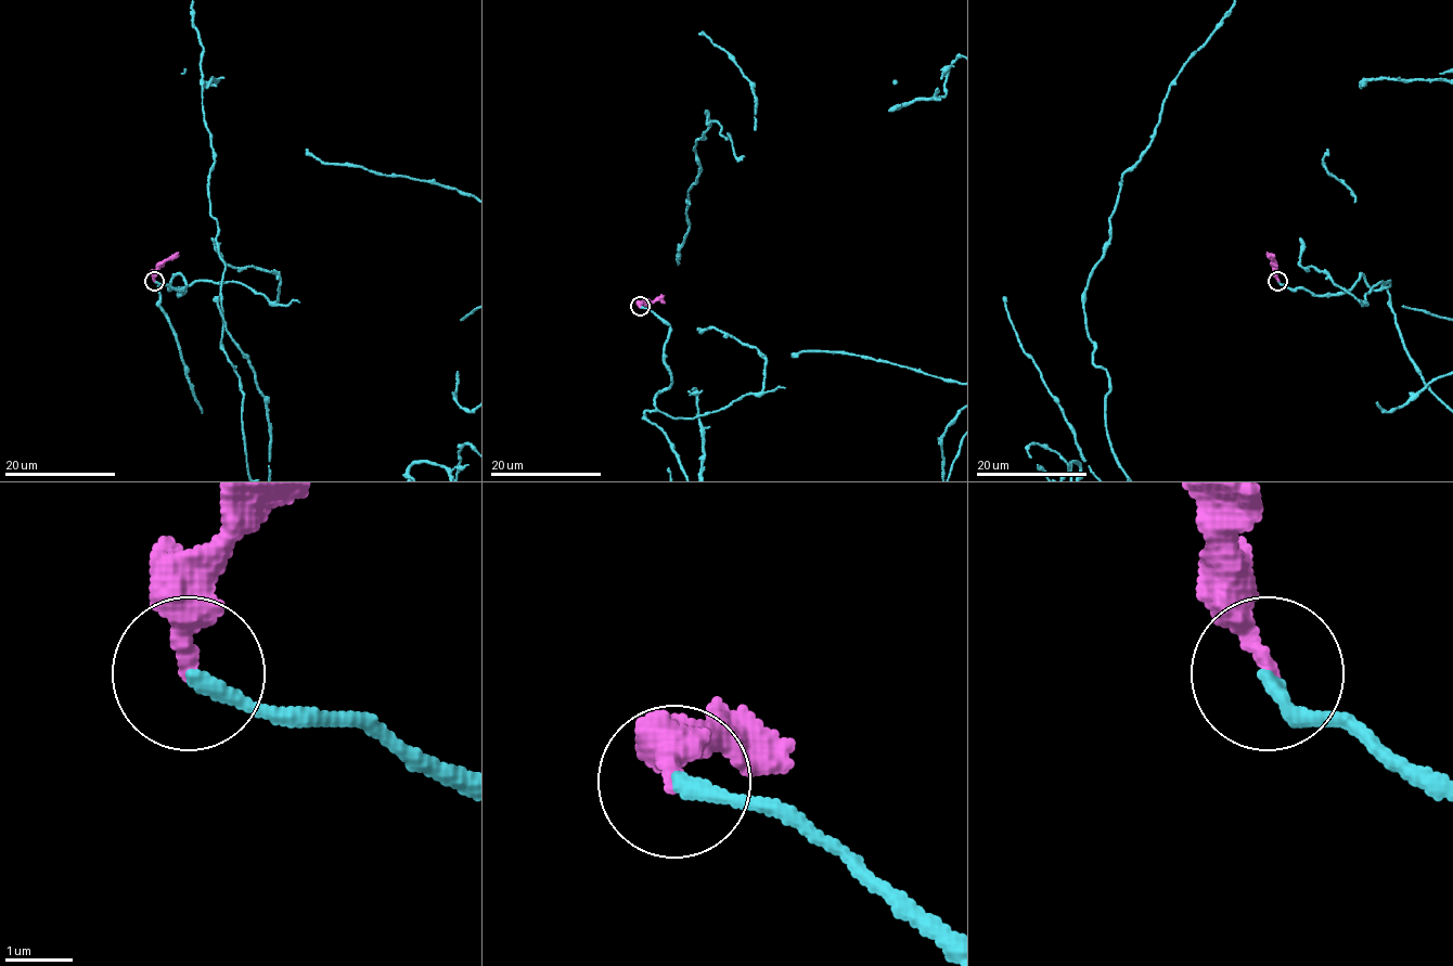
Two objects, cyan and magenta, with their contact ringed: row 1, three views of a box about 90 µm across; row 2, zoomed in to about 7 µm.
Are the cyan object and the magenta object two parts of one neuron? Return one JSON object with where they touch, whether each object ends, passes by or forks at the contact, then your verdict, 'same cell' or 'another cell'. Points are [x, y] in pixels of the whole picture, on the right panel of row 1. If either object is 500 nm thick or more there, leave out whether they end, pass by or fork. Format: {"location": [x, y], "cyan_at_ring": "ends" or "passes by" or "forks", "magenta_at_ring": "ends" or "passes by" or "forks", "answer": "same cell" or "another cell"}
{"location": [1277, 281], "cyan_at_ring": "ends", "magenta_at_ring": "ends", "answer": "another cell"}

